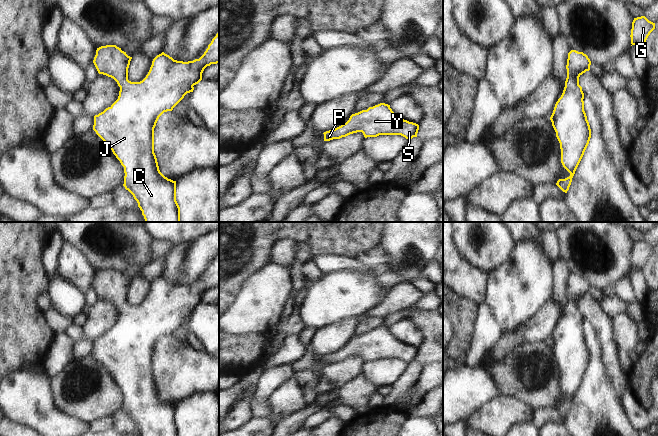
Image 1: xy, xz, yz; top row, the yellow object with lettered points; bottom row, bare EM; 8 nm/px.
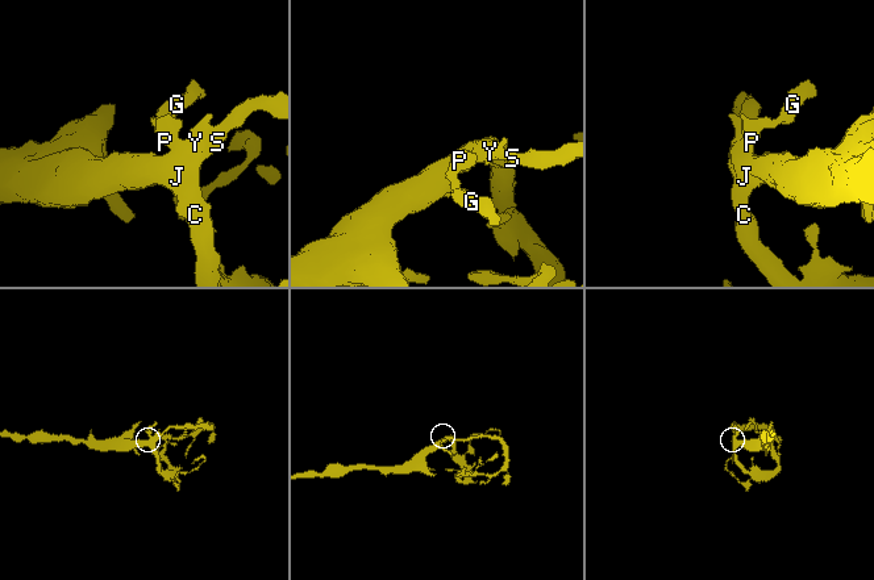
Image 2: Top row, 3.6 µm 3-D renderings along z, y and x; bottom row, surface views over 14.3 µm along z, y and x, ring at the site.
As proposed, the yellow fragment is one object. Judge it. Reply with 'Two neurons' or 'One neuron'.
One neuron.

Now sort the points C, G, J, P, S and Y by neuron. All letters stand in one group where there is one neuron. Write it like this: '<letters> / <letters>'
C G J P S Y

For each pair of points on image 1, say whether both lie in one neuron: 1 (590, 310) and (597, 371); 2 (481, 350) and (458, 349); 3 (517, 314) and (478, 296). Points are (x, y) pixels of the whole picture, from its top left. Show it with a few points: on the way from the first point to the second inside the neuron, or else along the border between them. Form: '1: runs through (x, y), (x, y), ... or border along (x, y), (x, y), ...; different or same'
1: border along (584, 319), (587, 319), (593, 326), (601, 347); different
2: border along (474, 327), (470, 347), (463, 365); different
3: border along (490, 276), (487, 282), (485, 301); different

